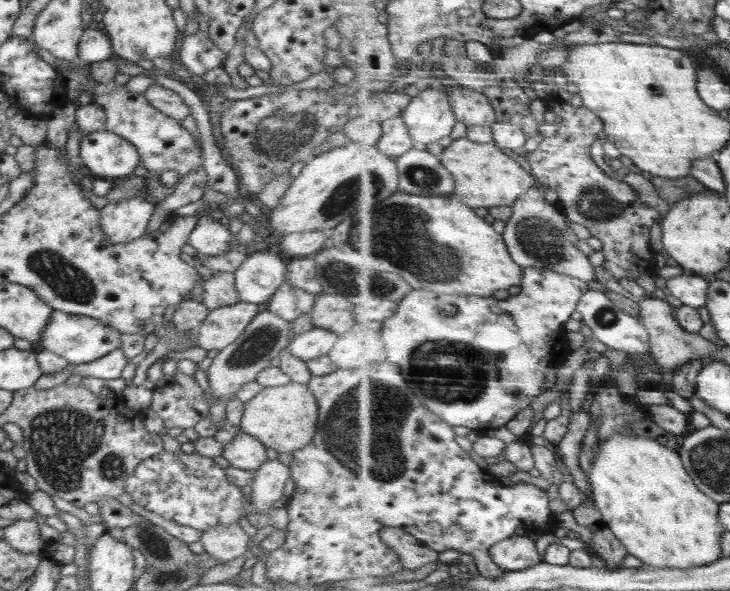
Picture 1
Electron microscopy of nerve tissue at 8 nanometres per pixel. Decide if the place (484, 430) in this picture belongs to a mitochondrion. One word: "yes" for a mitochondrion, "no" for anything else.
no

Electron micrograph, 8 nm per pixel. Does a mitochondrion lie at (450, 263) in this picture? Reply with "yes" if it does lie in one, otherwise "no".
yes

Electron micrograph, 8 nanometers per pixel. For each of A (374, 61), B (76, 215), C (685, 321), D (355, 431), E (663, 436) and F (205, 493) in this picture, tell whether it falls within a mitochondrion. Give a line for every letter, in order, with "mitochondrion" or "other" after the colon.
A: other
B: other
C: other
D: mitochondrion
E: other
F: other

